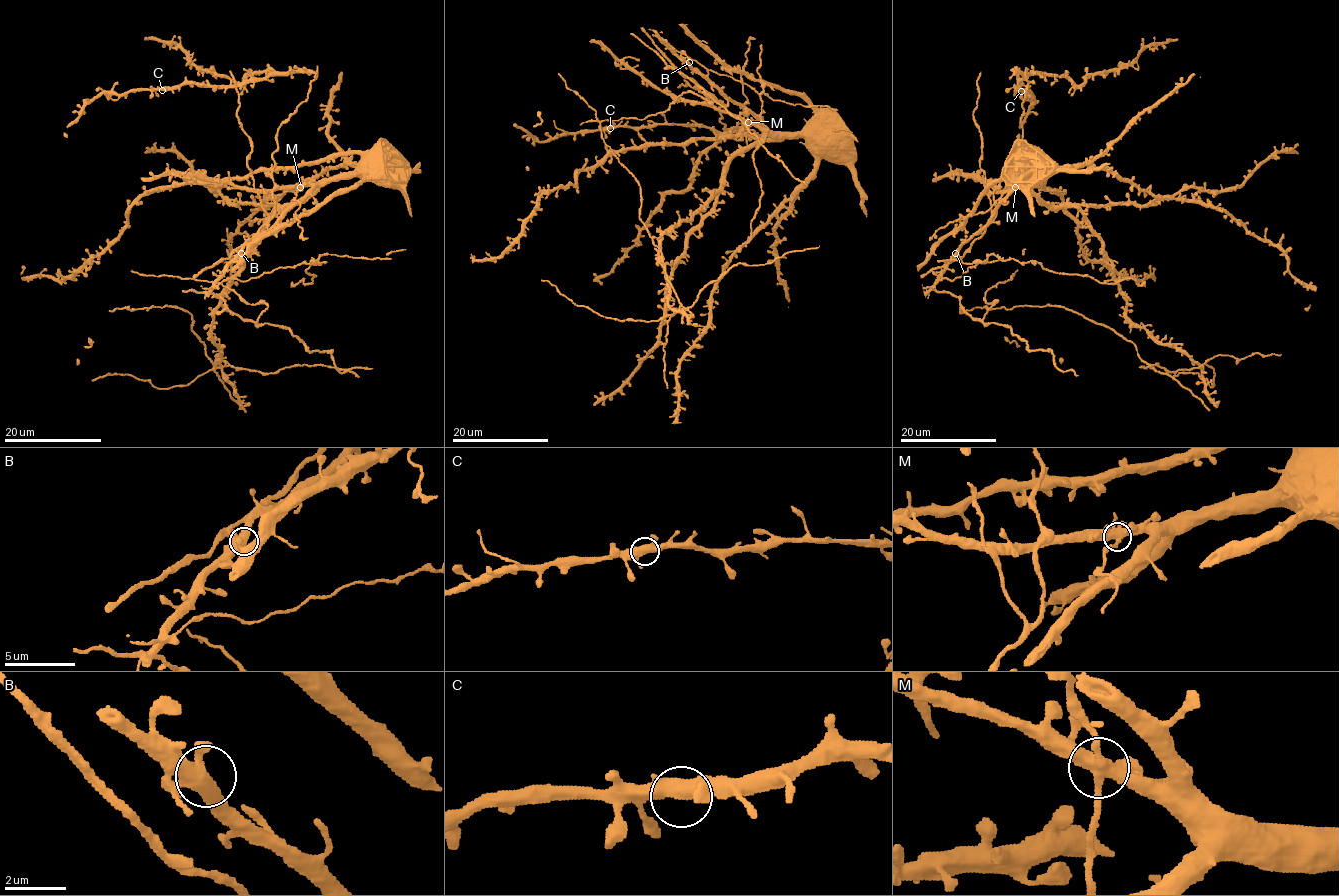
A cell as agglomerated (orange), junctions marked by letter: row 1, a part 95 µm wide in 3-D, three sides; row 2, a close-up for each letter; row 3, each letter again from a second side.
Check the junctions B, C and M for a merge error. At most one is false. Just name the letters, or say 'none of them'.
M

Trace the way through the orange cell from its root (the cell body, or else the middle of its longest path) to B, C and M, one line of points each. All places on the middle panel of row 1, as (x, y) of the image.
B: (697, 214), (724, 182), (727, 164), (764, 134), (764, 127), (697, 73), (689, 62)
C: (697, 214), (727, 164), (762, 135), (719, 110), (724, 129), (760, 135), (758, 125), (610, 128)
M: (697, 214), (724, 182), (727, 164), (761, 137), (762, 131), (748, 122)

